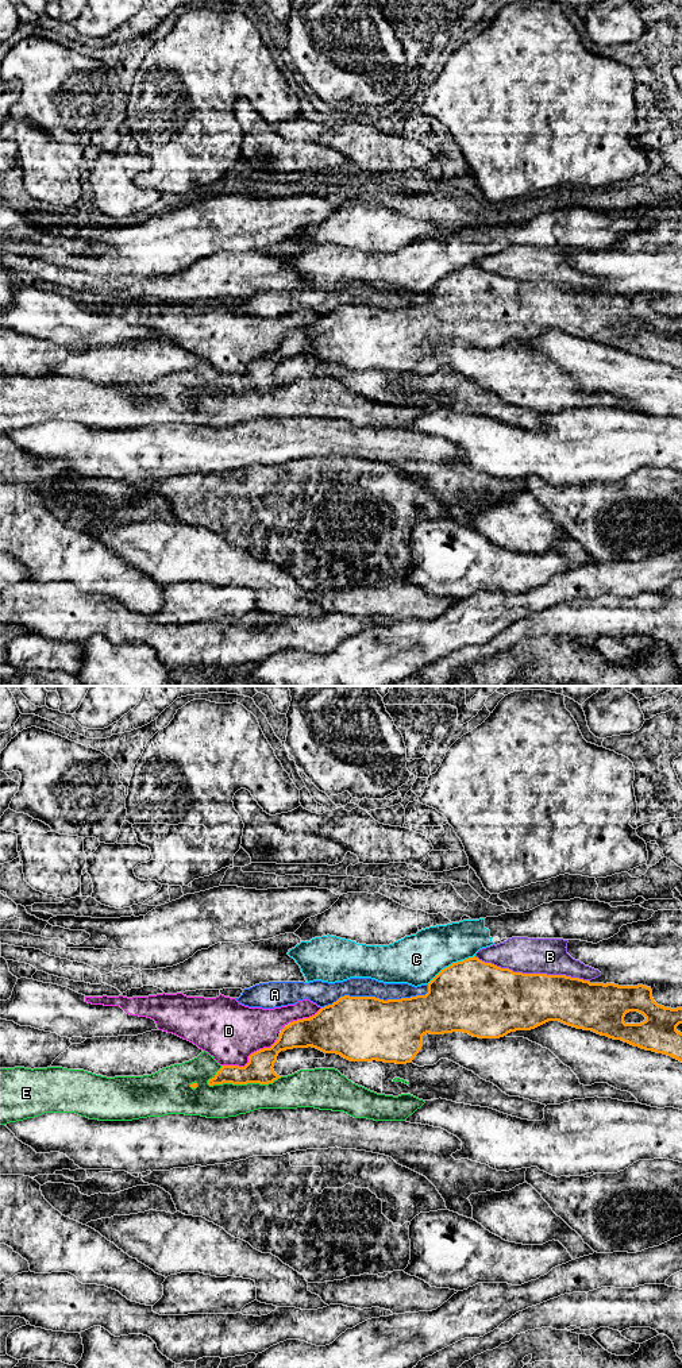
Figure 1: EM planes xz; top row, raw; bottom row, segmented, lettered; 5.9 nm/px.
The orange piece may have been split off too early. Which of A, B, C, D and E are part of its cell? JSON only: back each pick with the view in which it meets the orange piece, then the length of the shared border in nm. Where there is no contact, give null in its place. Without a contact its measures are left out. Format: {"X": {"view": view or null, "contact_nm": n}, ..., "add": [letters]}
{"add": []}

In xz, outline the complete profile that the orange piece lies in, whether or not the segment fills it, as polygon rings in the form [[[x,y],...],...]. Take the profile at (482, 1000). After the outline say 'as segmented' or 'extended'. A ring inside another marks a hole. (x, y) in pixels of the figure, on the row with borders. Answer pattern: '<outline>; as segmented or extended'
[[[473,956],[443,968],[428,983],[425,995],[388,1001],[375,997],[340,997],[315,1016],[290,1022],[270,1048],[251,1053],[244,1067],[221,1066],[208,1084],[273,1083],[281,1078],[273,1070],[278,1053],[293,1048],[312,1047],[350,1061],[406,1064],[421,1049],[423,1036],[427,1033],[463,1032],[478,1038],[500,1038],[510,1032],[535,1029],[548,1021],[592,1030],[682,1061],[682,1033],[677,1030],[682,1024],[682,1007],[658,1005],[651,987],[590,983],[566,975],[513,972]],[[629,1011],[637,1011],[646,1020],[625,1024],[624,1017]]]; as segmented

